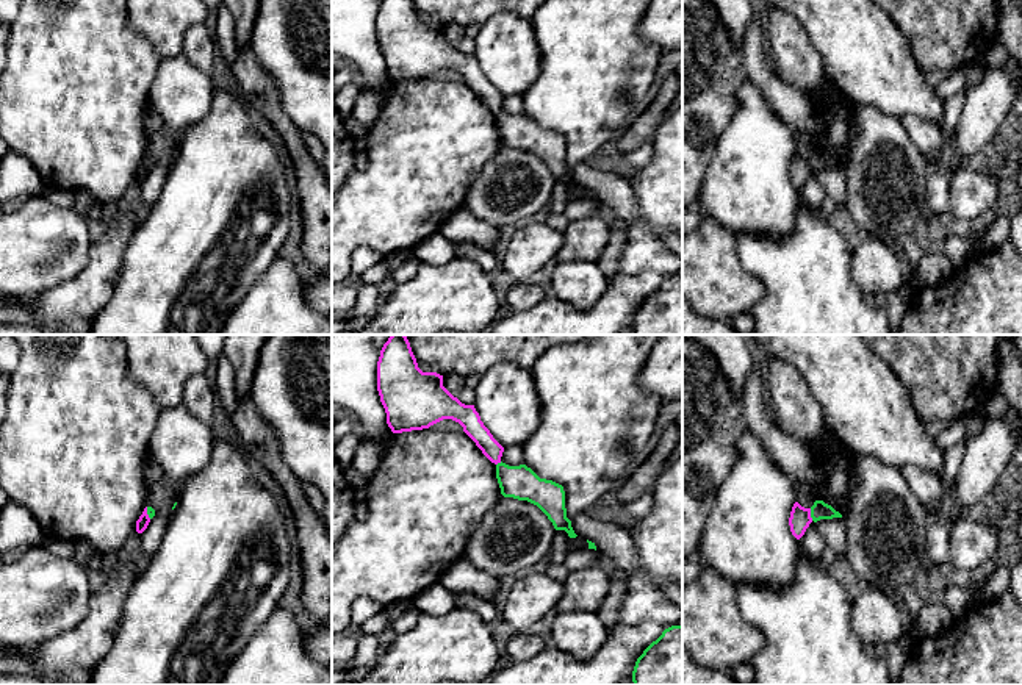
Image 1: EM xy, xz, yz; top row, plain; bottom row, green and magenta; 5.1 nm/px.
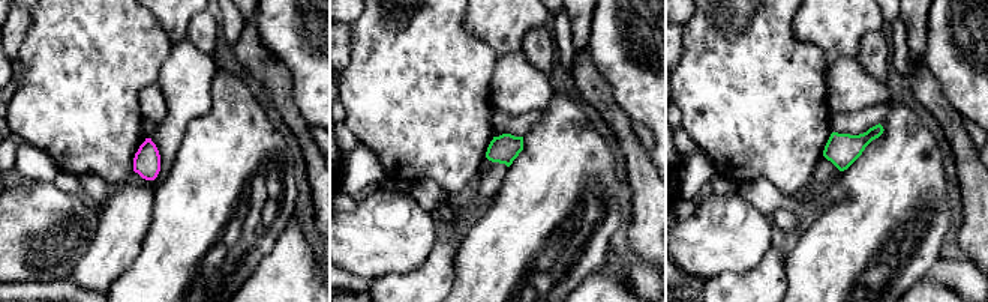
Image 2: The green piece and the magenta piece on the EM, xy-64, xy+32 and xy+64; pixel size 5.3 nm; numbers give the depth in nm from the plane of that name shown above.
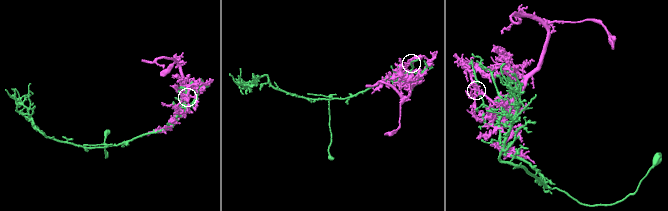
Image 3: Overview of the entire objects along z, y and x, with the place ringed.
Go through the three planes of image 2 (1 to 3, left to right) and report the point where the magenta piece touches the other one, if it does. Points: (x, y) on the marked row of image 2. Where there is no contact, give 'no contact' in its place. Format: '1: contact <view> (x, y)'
1: no contact
2: no contact
3: no contact

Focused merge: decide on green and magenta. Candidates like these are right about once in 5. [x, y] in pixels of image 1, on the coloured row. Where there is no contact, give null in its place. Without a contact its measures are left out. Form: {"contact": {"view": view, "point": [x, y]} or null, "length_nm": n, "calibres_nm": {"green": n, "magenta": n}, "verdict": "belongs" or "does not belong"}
{"contact": {"view": "yz", "point": [811, 515]}, "length_nm": 70, "calibres_nm": {"green": 90, "magenta": 110}, "verdict": "does not belong"}

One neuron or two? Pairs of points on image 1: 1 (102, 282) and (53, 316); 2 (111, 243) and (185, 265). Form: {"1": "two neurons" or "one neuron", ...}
{"1": "one neuron", "2": "two neurons"}

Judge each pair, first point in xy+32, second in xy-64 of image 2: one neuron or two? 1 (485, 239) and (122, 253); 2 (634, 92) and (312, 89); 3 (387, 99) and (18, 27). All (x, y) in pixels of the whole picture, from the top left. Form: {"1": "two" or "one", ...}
{"1": "two", "2": "one", "3": "two"}

